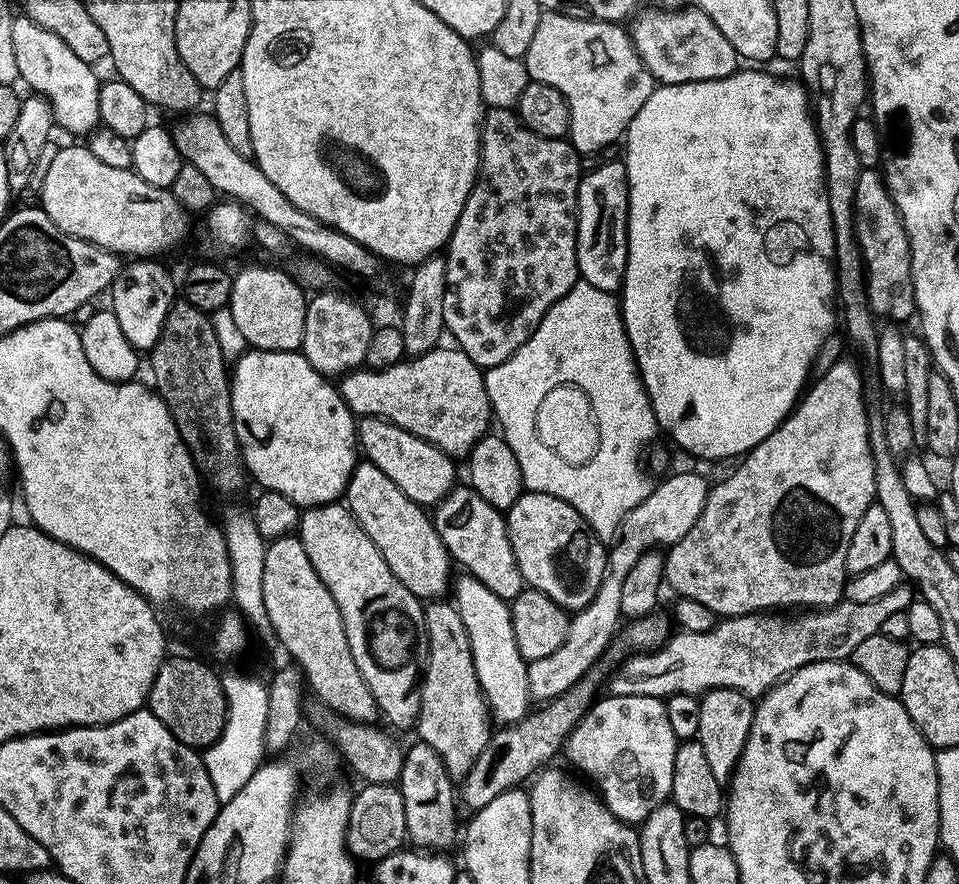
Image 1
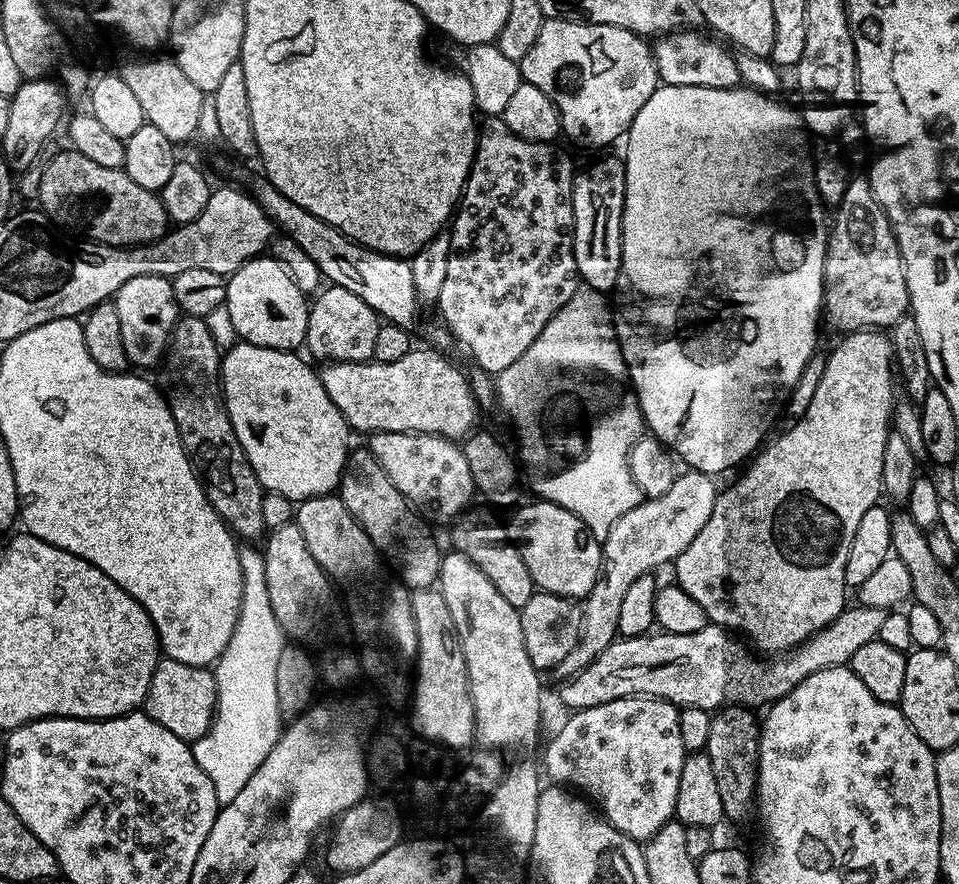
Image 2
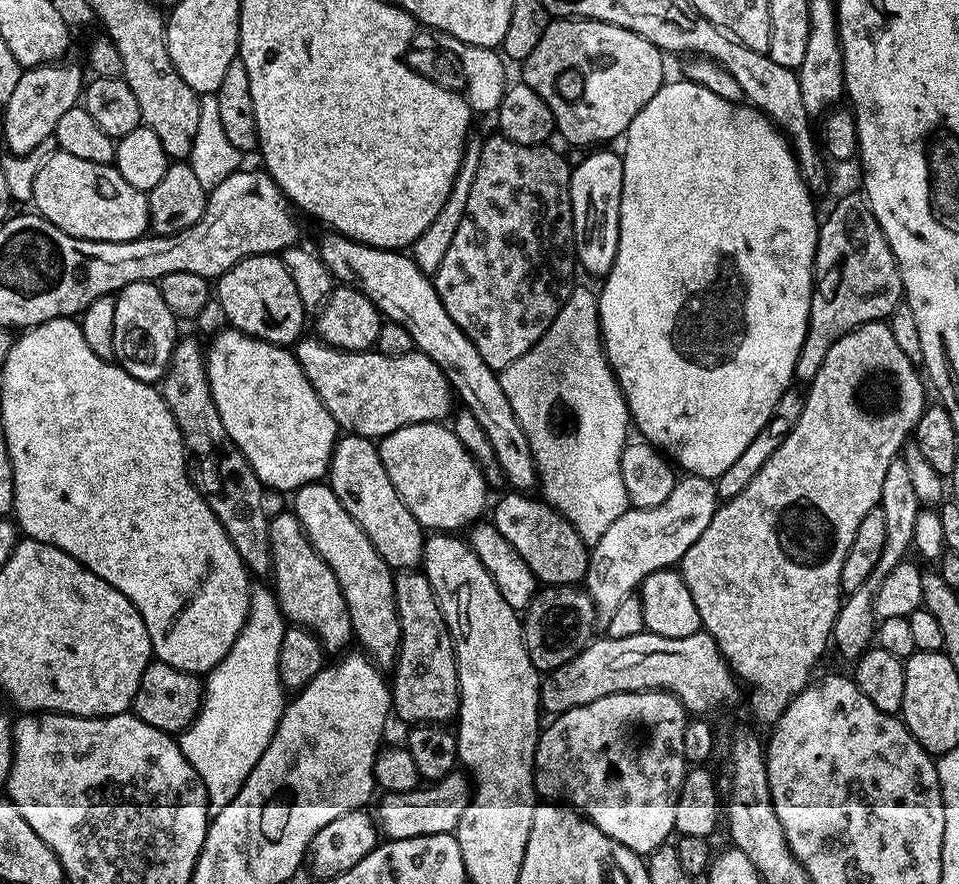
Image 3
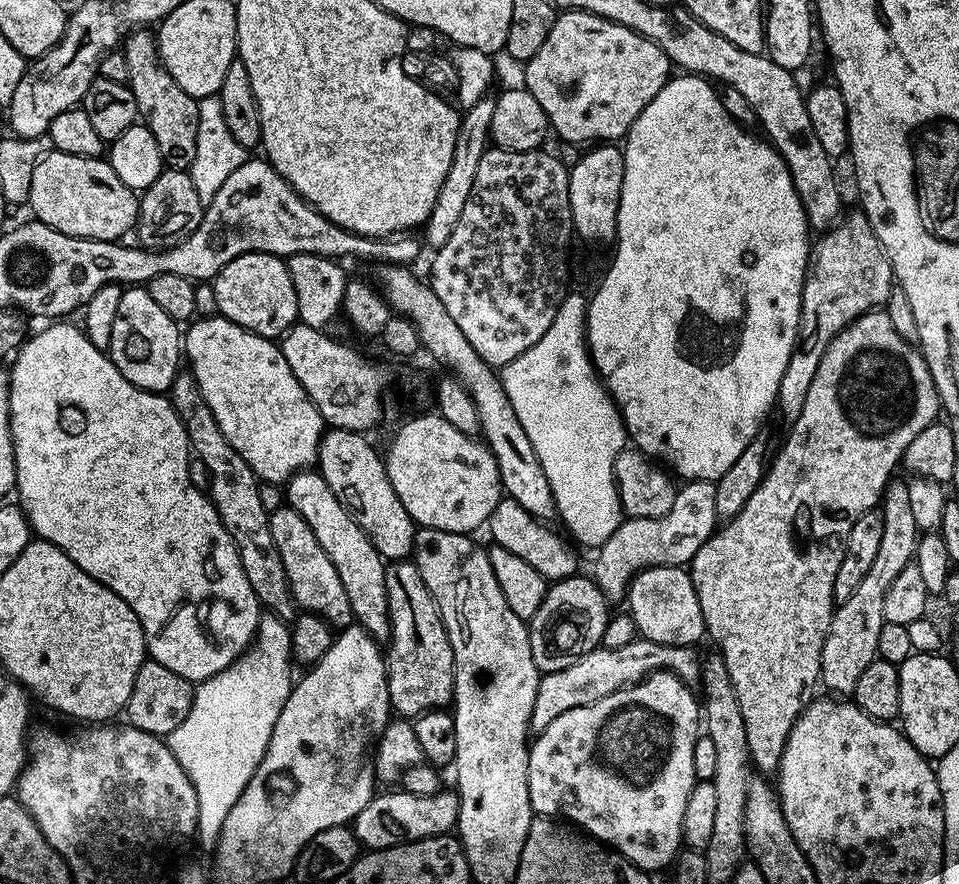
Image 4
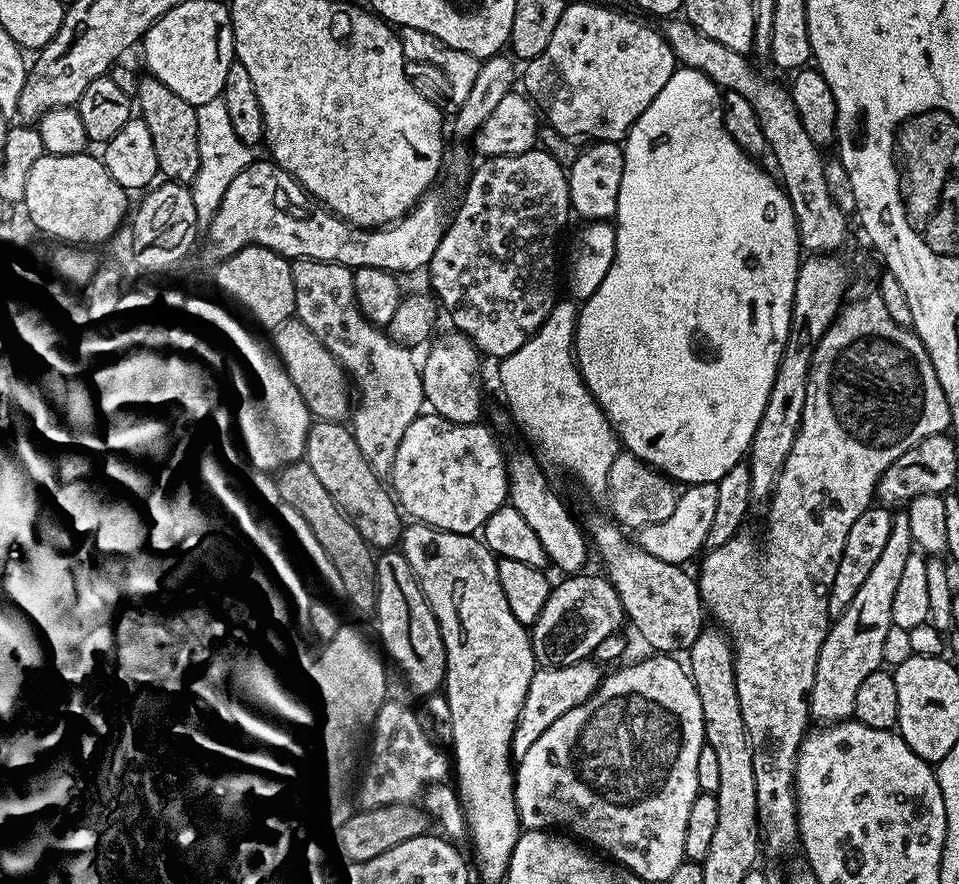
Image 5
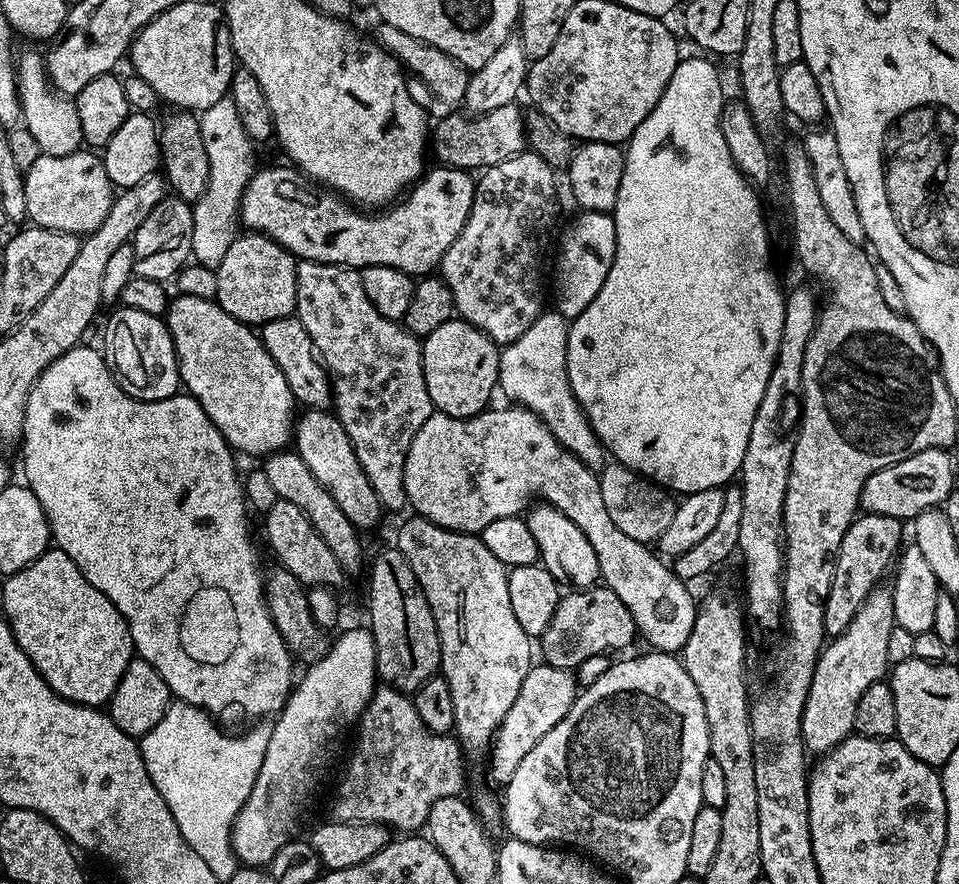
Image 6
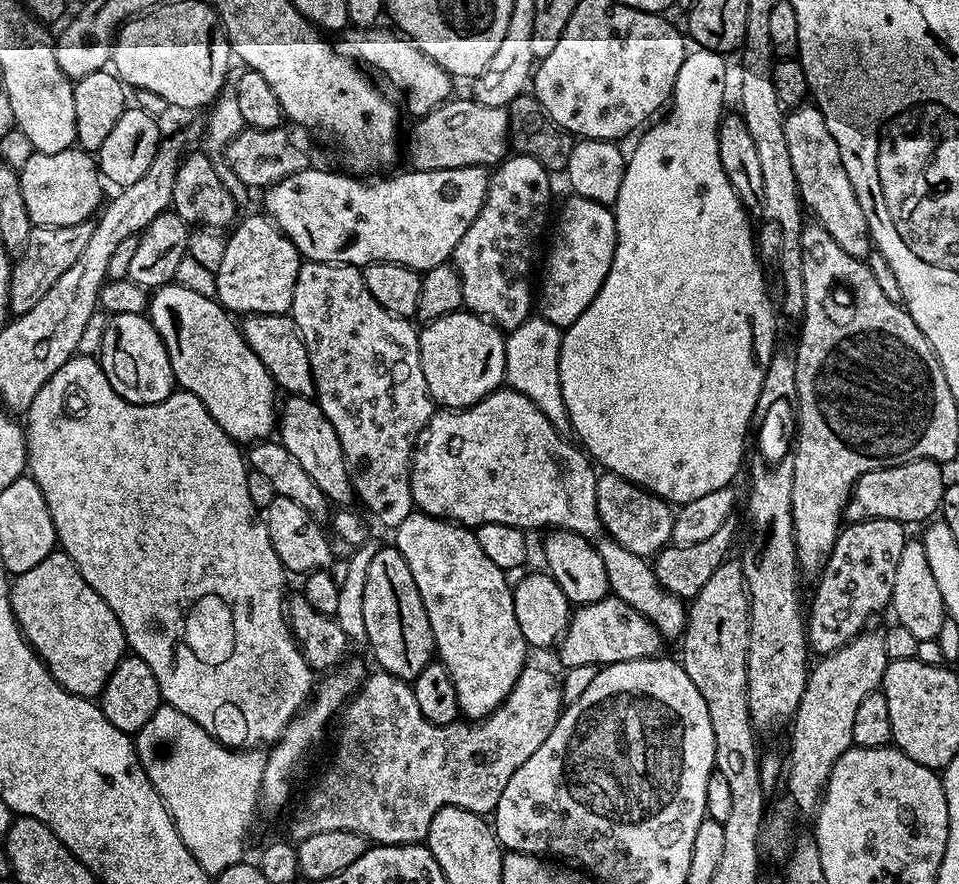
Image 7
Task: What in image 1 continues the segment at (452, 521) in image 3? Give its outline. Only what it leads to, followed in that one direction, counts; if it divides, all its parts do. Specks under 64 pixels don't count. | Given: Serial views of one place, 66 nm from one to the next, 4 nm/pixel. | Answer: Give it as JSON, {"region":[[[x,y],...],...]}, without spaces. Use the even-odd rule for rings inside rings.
{"region":[[[366,416],[358,424],[358,448],[366,455],[367,463],[378,466],[406,498],[421,506],[435,506],[452,491],[456,480],[457,461],[447,456],[429,440],[418,438],[381,416]],[[456,480],[456,481],[455,481]],[[429,504],[429,505],[428,505]]]}

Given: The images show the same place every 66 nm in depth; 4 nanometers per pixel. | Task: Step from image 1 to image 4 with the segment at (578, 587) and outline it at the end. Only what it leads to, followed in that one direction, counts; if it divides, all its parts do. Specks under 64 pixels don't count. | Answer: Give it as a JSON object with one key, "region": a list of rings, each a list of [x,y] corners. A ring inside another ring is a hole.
{"region":[[[501,498],[498,506],[494,506],[486,528],[487,531],[492,531],[492,536],[496,539],[493,541],[499,547],[510,550],[510,554],[518,554],[518,558],[523,558],[525,562],[530,562],[530,566],[534,566],[534,570],[538,570],[538,574],[542,574],[545,580],[555,582],[577,575],[576,556],[572,553],[573,545],[563,535],[560,537],[545,521],[538,520],[526,510],[522,510],[518,502]]]}

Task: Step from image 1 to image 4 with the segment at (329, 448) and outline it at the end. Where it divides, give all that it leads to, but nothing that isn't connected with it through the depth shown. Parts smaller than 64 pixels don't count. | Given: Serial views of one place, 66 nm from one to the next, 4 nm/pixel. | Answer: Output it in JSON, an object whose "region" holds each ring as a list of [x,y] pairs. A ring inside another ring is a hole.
{"region":[[[219,314],[193,319],[187,328],[182,348],[187,363],[192,363],[192,377],[226,442],[242,454],[257,478],[283,485],[295,472],[311,469],[317,463],[326,425],[294,378],[279,343],[248,332]]]}

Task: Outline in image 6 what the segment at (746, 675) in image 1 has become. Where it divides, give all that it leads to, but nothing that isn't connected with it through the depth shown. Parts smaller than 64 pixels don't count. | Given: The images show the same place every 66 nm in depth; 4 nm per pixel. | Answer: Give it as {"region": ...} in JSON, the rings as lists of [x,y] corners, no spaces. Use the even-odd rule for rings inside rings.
{"region":[[[543,662],[533,663],[532,669],[526,674],[526,682],[522,682],[522,690],[518,690],[518,698],[514,698],[514,706],[510,706],[490,745],[492,776],[497,780],[497,785],[507,784],[514,770],[518,770],[522,758],[526,758],[536,743],[546,738],[546,734],[550,734],[550,730],[554,730],[554,726],[566,718],[577,695],[577,677],[569,669]]]}

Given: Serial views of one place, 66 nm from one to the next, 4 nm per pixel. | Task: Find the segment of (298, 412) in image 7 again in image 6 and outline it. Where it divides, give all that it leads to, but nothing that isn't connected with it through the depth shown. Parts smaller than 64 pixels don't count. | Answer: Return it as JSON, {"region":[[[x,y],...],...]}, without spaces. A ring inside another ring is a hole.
{"region":[[[309,408],[301,411],[294,424],[294,450],[310,466],[310,474],[326,486],[326,494],[338,502],[342,514],[350,518],[357,529],[372,528],[380,520],[382,505],[378,494],[374,494],[374,486],[370,486],[370,480],[366,478],[366,472],[362,470],[362,464],[358,462],[358,454],[354,454],[354,446],[342,430],[342,422],[331,411],[322,408]]]}

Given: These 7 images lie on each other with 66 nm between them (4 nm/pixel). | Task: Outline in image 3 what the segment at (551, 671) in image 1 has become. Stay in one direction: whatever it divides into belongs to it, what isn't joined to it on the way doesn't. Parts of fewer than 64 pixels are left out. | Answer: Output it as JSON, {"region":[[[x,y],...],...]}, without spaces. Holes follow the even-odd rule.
{"region":[[[688,474],[677,479],[674,490],[670,490],[670,498],[666,498],[666,502],[662,502],[662,506],[629,507],[628,511],[622,514],[622,518],[617,518],[608,527],[606,534],[602,534],[602,538],[598,538],[598,542],[591,545],[588,572],[583,579],[588,597],[596,608],[597,625],[605,626],[610,622],[615,612],[618,611],[618,606],[622,605],[626,598],[634,595],[647,576],[679,565],[686,550],[690,550],[690,546],[694,546],[694,542],[698,542],[702,530],[706,530],[706,526],[710,526],[710,518],[714,518],[717,507],[718,497],[715,483],[707,476]]]}

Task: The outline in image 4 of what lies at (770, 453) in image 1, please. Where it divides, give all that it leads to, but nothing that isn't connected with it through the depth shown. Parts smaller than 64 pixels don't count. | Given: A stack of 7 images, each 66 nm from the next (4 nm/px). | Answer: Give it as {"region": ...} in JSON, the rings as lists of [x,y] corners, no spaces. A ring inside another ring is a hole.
{"region":[[[884,310],[859,316],[853,324],[846,326],[837,334],[834,342],[830,342],[826,354],[822,354],[822,362],[814,374],[814,382],[810,386],[810,391],[806,393],[806,406],[802,406],[802,414],[791,425],[792,433],[789,434],[788,441],[781,446],[776,461],[774,456],[770,467],[765,471],[764,481],[758,486],[758,490],[754,490],[754,494],[750,494],[750,502],[746,502],[743,510],[732,520],[721,523],[708,540],[702,542],[698,554],[694,554],[690,571],[694,590],[698,594],[698,606],[702,606],[704,631],[707,639],[709,641],[712,639],[720,647],[717,648],[718,654],[726,662],[726,671],[730,674],[730,682],[734,686],[738,710],[742,714],[742,722],[746,722],[748,755],[757,773],[775,773],[779,769],[784,747],[790,738],[790,730],[809,703],[808,691],[815,684],[821,683],[822,646],[826,642],[826,634],[830,630],[834,611],[834,578],[842,562],[844,543],[850,526],[858,522],[862,514],[873,511],[879,505],[884,495],[884,487],[893,479],[895,472],[892,471],[903,461],[904,452],[910,446],[910,442],[914,442],[914,438],[918,438],[918,434],[922,434],[926,426],[937,423],[939,416],[936,415],[941,415],[941,412],[940,395],[936,393],[934,378],[919,347],[902,338],[902,335],[894,330],[894,325]]]}

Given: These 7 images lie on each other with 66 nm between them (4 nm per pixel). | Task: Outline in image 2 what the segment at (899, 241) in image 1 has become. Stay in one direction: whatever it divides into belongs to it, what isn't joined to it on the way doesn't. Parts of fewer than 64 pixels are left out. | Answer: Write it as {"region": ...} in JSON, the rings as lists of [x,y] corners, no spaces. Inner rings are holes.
{"region":[[[853,175],[846,186],[842,202],[835,205],[836,217],[831,217],[828,249],[824,259],[824,306],[822,320],[832,332],[840,334],[861,330],[891,330],[910,312],[910,294],[906,286],[906,266],[894,230],[880,203],[874,198],[867,175]]]}

